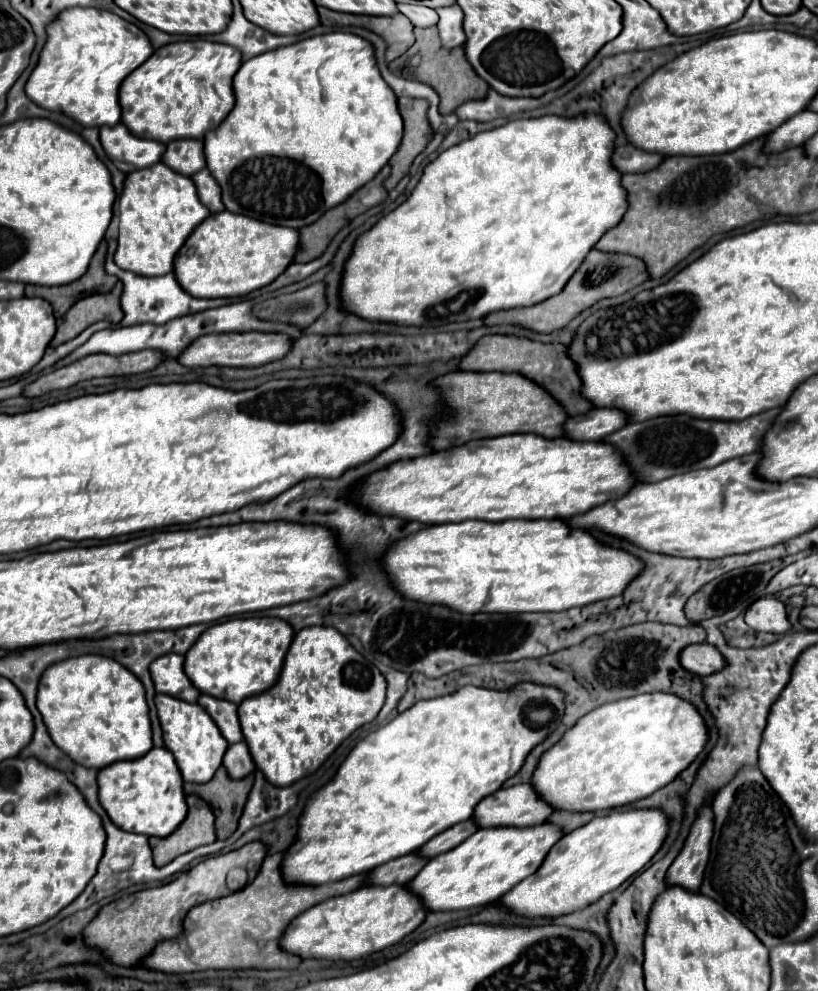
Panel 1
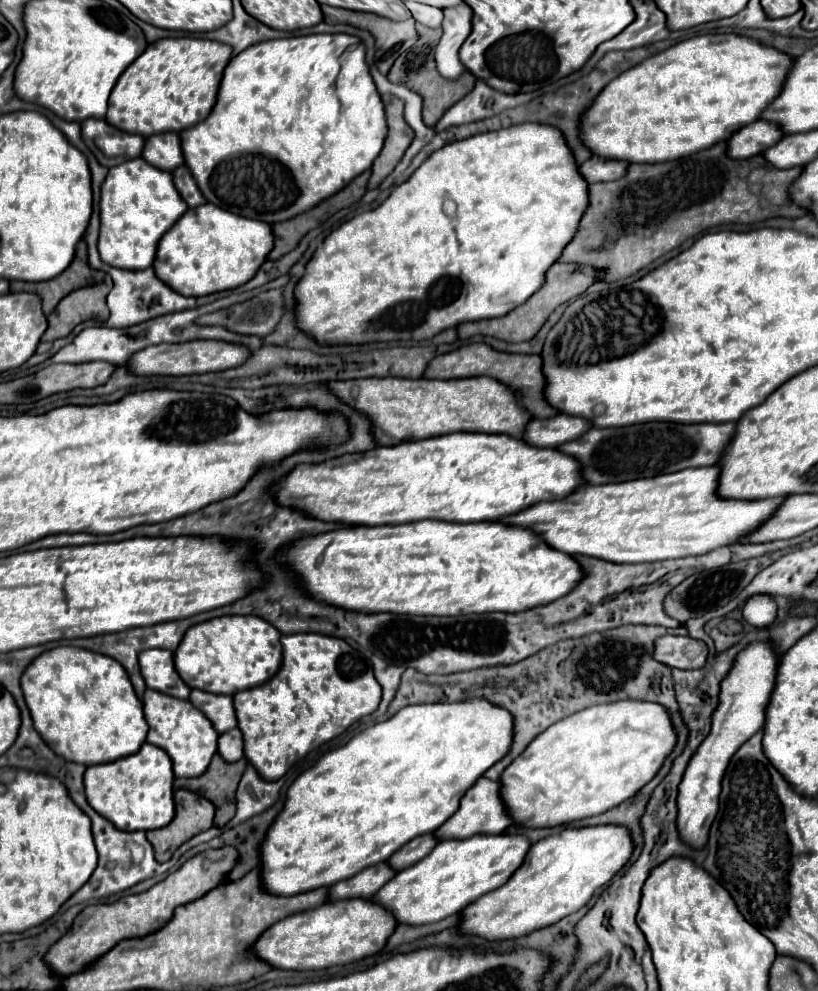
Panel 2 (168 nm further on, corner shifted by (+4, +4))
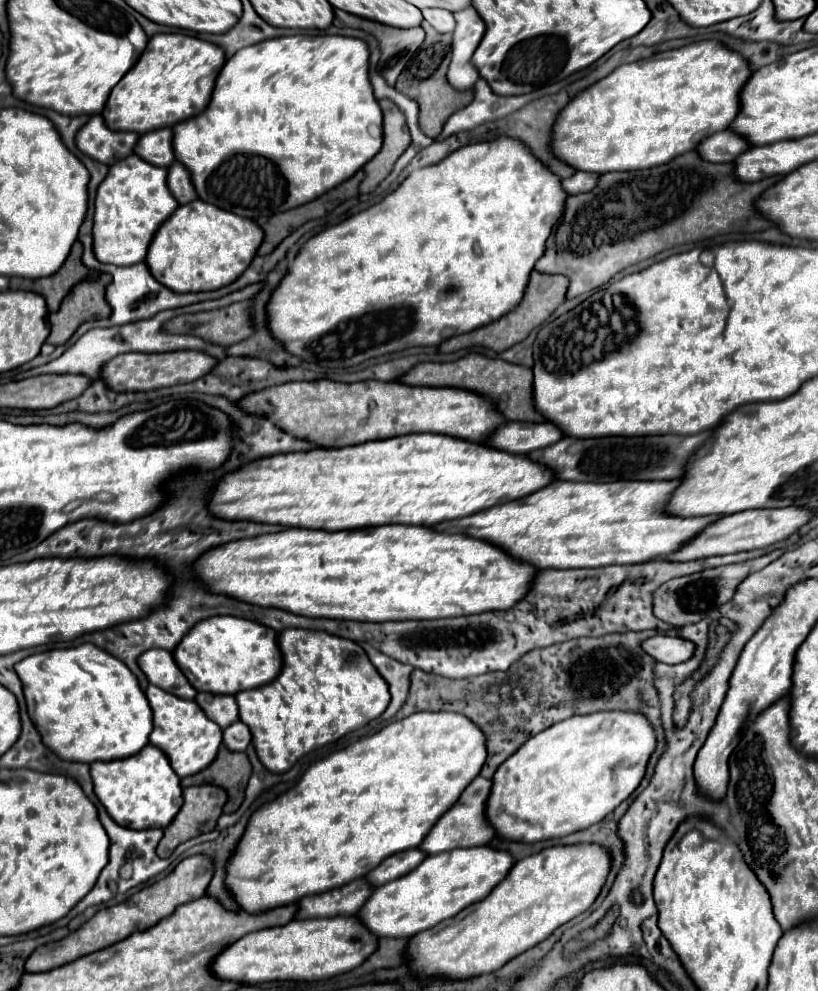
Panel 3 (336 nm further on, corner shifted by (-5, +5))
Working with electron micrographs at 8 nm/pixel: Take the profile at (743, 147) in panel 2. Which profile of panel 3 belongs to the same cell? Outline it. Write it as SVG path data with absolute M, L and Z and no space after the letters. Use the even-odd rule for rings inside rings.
M719 131L715 135L709 135L695 147L699 159L709 163L731 163L747 149L747 143L743 143L743 139L735 139L731 131Z

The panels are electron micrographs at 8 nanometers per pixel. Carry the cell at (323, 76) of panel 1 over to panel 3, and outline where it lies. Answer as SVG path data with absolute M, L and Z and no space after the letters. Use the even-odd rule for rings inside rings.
M291 35L291 37L267 39L263 43L243 47L233 57L229 57L215 79L215 89L211 93L205 111L173 127L175 159L179 159L179 163L183 163L187 171L191 171L191 181L195 183L197 197L235 215L257 219L257 217L271 217L277 211L289 211L299 205L305 205L317 199L319 195L331 191L333 187L341 185L343 181L347 181L353 173L357 173L367 161L371 161L379 153L379 147L383 143L383 115L371 91L367 61L369 61L369 49L361 39L339 35Z

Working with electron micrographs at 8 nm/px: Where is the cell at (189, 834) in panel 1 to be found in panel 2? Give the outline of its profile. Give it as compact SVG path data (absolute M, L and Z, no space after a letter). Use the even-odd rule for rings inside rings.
M176 790L174 802L174 820L166 828L146 832L158 862L166 862L178 846L188 842L192 836L212 828L214 824L214 806L204 796L190 790Z

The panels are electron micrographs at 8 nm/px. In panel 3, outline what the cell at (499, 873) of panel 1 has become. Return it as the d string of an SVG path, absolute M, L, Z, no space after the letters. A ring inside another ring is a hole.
M485 845L429 855L411 873L377 887L357 911L357 919L375 937L413 937L423 929L431 929L433 925L455 917L467 905L485 899L491 889L505 879L513 863L511 855L503 855L503 851Z

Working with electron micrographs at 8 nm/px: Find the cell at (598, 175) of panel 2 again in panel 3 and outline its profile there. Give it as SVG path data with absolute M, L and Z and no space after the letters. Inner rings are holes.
M575 173L573 177L569 179L563 179L561 181L561 187L567 195L577 195L577 193L585 193L585 191L591 191L591 187L595 187L595 179L599 175L589 175L589 173Z

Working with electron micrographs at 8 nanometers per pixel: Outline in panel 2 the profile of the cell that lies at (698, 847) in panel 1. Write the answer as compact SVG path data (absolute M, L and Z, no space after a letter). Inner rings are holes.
M756 642L744 648L732 666L732 672L720 684L720 704L712 716L712 730L700 744L698 752L690 758L690 764L680 782L678 794L678 834L684 844L694 850L702 850L708 840L708 830L718 812L718 796L722 776L736 754L736 750L764 726L764 710L774 688L778 656L768 642Z

